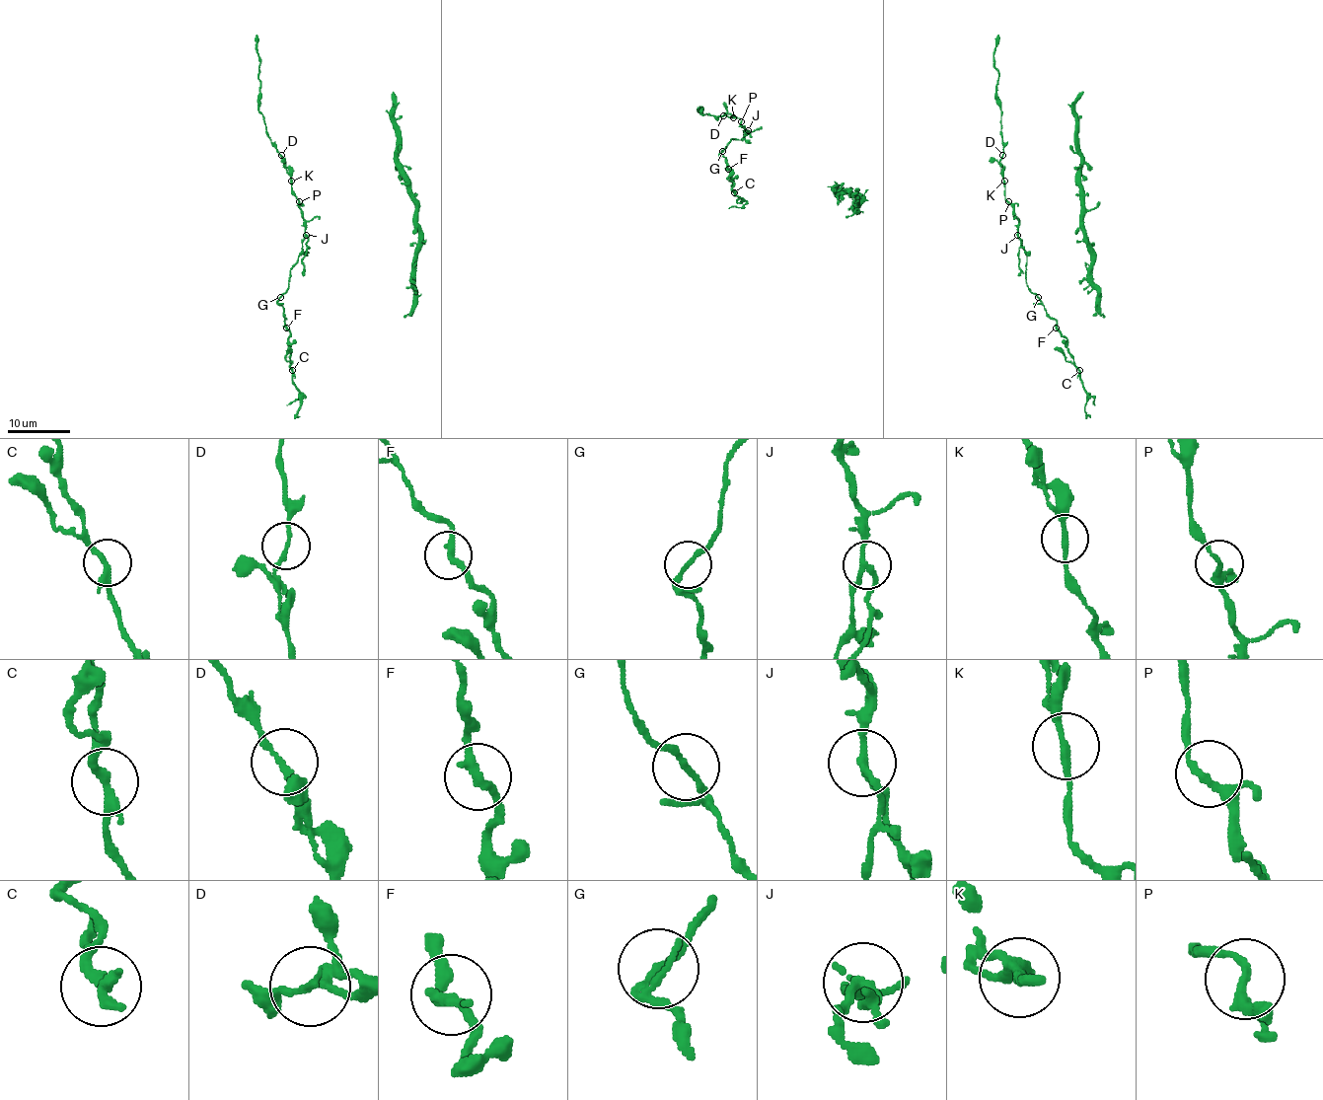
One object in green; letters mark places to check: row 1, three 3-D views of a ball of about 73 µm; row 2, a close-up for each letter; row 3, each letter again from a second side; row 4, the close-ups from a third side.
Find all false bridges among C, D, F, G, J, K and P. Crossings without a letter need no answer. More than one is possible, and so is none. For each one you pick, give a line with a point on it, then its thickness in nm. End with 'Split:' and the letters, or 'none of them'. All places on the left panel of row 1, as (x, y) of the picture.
J: (306, 235) | 190 nm
Split: J

